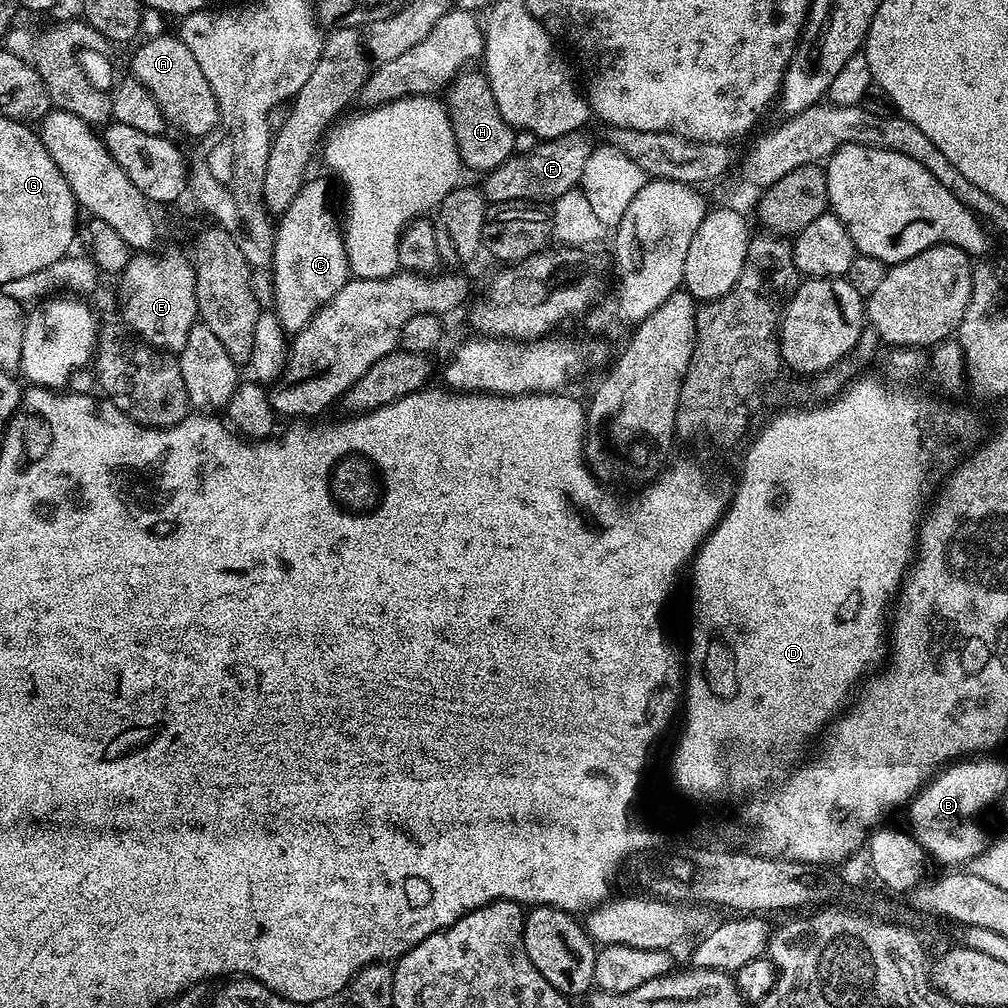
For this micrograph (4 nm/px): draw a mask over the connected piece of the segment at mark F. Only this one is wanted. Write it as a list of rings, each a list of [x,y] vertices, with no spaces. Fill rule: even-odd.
[[[583,131],[571,132],[538,143],[530,153],[515,153],[509,156],[508,161],[499,164],[483,177],[484,199],[493,205],[531,202],[536,206],[544,206],[549,202],[555,202],[562,194],[579,185],[582,174],[586,170],[586,158],[590,158],[594,144],[584,135]]]

